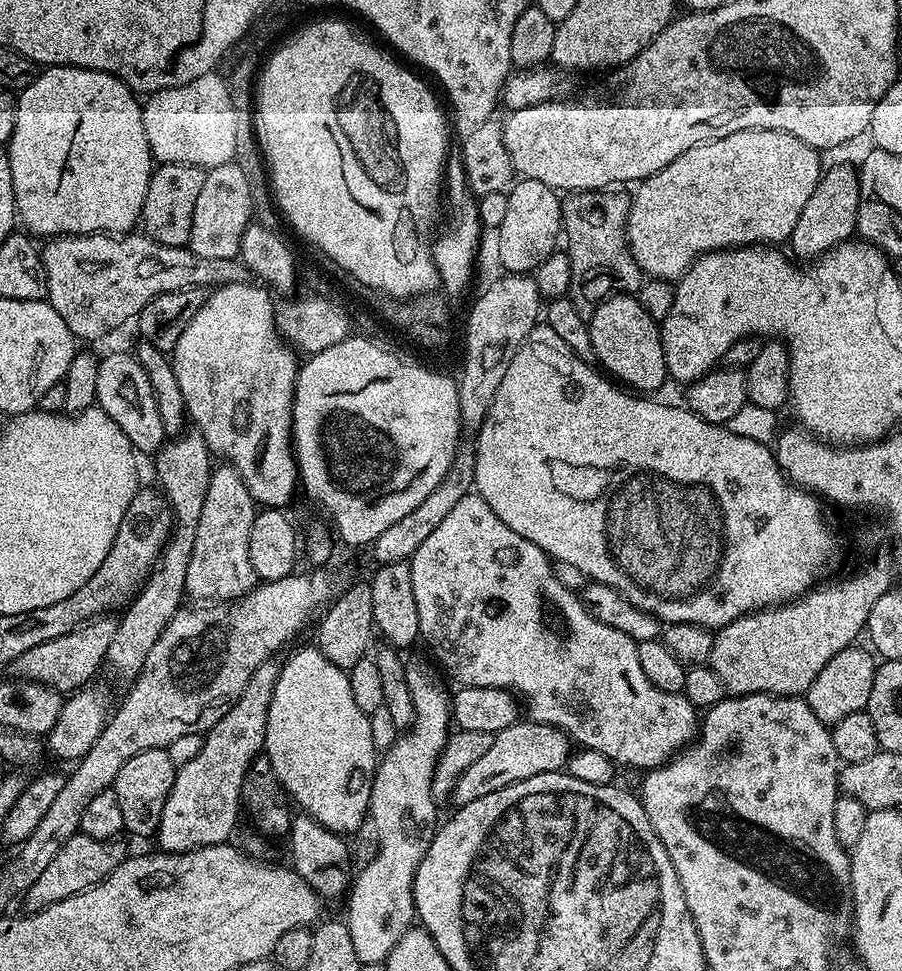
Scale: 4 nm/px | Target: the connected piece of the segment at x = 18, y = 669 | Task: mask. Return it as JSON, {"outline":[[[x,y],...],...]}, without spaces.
{"outline":[[[105,614],[89,620],[81,628],[70,630],[70,634],[62,634],[62,638],[42,642],[42,646],[33,646],[26,650],[26,654],[22,654],[22,658],[11,664],[11,675],[21,680],[33,680],[36,684],[45,684],[61,694],[71,694],[77,688],[91,685],[95,681],[92,679],[96,671],[105,667],[116,623],[111,615]]]}

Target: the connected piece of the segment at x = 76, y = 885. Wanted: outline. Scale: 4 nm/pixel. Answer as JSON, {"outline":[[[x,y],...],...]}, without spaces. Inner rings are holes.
{"outline":[[[83,834],[70,837],[66,846],[62,846],[62,850],[58,850],[58,854],[54,854],[50,866],[46,866],[46,870],[42,870],[38,882],[34,882],[34,886],[30,886],[30,890],[23,893],[23,911],[28,914],[40,912],[46,906],[54,906],[54,902],[62,902],[62,898],[70,898],[105,880],[129,855],[130,849],[122,841],[123,839],[120,838],[99,840]]]}

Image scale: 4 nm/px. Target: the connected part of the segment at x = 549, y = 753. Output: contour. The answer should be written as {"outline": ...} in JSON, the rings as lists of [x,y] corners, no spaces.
{"outline":[[[531,722],[511,724],[506,726],[506,730],[495,733],[490,750],[486,750],[486,754],[482,754],[482,758],[474,761],[467,768],[466,774],[458,778],[454,800],[460,806],[467,806],[470,802],[486,794],[494,794],[494,790],[502,790],[519,780],[534,778],[547,772],[559,772],[567,765],[569,755],[570,741],[562,729]]]}

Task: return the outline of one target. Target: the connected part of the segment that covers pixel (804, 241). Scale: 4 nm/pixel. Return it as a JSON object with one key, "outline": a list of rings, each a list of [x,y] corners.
{"outline":[[[836,164],[820,177],[814,194],[806,202],[792,231],[791,255],[800,262],[812,262],[825,256],[831,248],[836,248],[846,240],[853,239],[858,218],[858,198],[860,197],[860,174],[848,164]]]}

